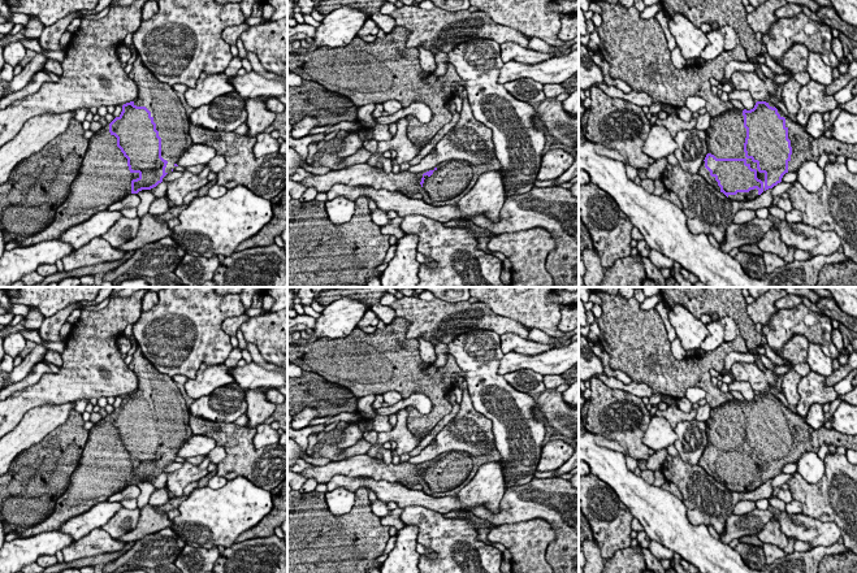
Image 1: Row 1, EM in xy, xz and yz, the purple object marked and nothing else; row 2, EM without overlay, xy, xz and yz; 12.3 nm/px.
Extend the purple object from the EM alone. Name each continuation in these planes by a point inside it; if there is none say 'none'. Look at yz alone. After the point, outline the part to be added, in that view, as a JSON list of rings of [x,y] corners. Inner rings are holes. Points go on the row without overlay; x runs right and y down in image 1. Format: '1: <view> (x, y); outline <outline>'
1: yz (727, 425); outline [[[732,399],[710,411],[710,417],[706,421],[709,426],[707,444],[717,450],[745,450],[752,460],[757,461],[757,469],[763,473],[765,483],[765,464],[759,464],[757,453],[745,448],[744,434],[746,420],[744,418],[743,401]]]
2: yz (804, 438); outline [[[766,391],[770,398],[775,398],[770,391]],[[775,398],[776,399],[776,398]],[[776,399],[778,400],[778,399]],[[778,400],[780,408],[785,409],[788,420],[788,430],[791,431],[792,446],[788,452],[788,464],[797,463],[805,452],[818,452],[821,446],[844,447],[845,450],[857,451],[857,435],[850,437],[841,434],[835,429],[813,429],[801,416],[787,408]]]
3: yz (740, 487); outline [[[750,481],[749,483],[737,483],[736,486],[728,486],[728,490],[736,491],[736,492],[748,492],[753,491],[758,487],[758,481]]]

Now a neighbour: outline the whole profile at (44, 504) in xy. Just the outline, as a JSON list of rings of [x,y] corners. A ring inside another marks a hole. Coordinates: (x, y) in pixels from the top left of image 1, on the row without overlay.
[[[72,411],[65,424],[51,431],[42,442],[22,451],[10,464],[9,472],[0,477],[0,520],[9,531],[23,531],[40,524],[53,512],[57,499],[68,490],[70,476],[77,469],[86,442],[88,430],[85,429],[82,414]]]

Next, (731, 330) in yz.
[[[724,316],[719,318],[720,325],[724,329],[724,340],[732,342],[737,335],[740,335],[739,326],[732,317]]]

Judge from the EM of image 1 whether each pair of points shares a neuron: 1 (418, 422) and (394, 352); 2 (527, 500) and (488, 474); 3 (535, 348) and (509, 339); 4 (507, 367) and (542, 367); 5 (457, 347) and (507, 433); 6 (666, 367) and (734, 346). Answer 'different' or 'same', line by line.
1: same
2: different
3: same
4: same
5: same
6: same

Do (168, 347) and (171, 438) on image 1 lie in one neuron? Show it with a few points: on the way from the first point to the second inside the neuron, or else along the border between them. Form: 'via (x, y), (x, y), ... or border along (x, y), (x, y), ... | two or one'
border along (145, 357), (172, 378) | two

